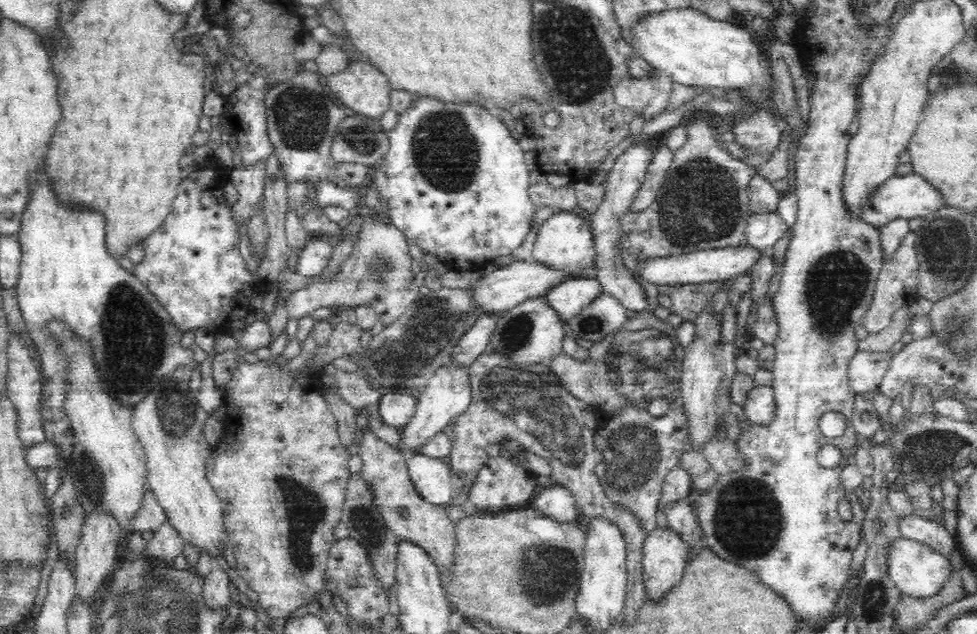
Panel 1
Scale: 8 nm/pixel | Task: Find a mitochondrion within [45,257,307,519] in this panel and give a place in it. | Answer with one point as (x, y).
(136, 343)

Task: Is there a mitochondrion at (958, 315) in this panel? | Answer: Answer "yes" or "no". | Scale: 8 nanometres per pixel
yes

